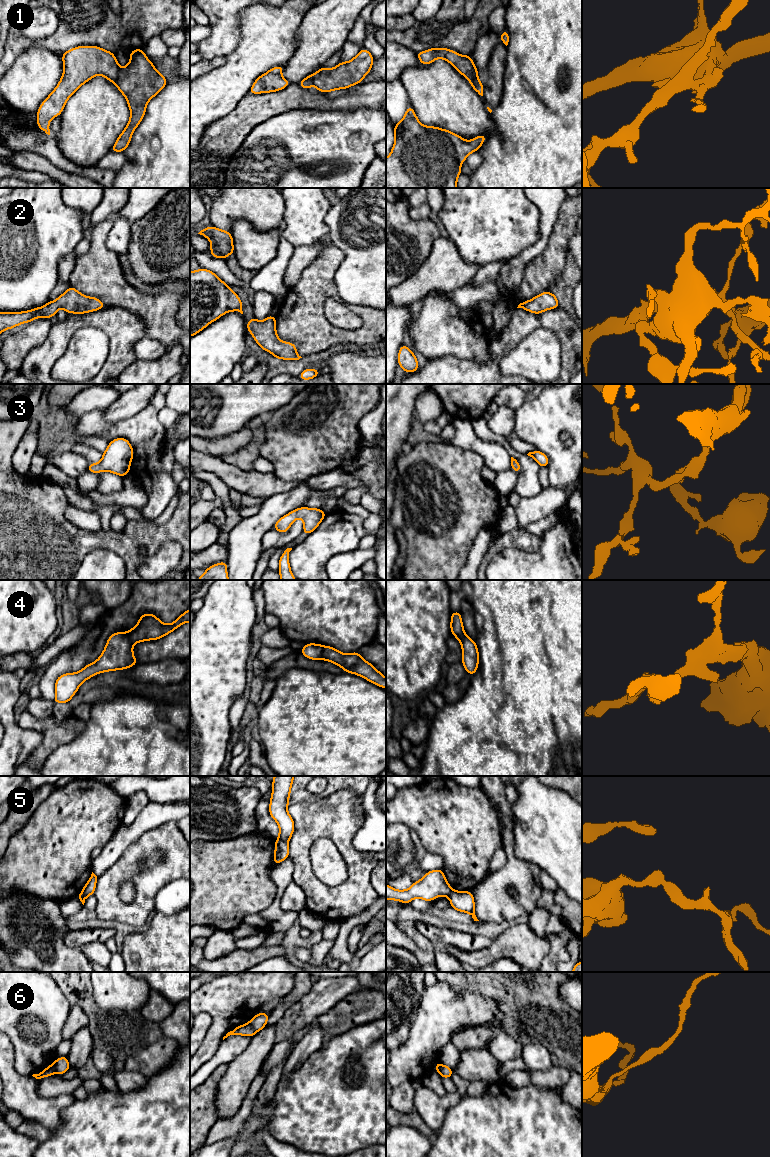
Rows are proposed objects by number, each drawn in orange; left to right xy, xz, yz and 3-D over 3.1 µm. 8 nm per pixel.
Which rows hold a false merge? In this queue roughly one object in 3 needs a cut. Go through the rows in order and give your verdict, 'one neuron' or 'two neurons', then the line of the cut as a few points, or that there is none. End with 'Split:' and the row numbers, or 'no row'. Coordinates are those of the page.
1: one neuron | no cut
2: one neuron | no cut
3: one neuron | no cut
4: two neurons | xz (323, 646), (322, 658)
5: two neurons | xz (278, 838), (287, 842)
6: two neurons | xz (248, 1023), (256, 1031)
Split: 4, 5, 6

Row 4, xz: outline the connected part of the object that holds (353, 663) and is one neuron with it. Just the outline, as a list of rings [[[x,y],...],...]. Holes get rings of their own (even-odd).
[[[323,646],[322,658],[338,665],[347,673],[363,677],[369,682],[386,689],[386,677],[371,663],[365,661],[358,651],[345,654],[331,646]]]

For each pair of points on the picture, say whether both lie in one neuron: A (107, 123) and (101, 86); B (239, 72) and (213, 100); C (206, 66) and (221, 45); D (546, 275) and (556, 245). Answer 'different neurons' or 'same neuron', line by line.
A: same neuron
B: same neuron
C: different neurons
D: same neuron

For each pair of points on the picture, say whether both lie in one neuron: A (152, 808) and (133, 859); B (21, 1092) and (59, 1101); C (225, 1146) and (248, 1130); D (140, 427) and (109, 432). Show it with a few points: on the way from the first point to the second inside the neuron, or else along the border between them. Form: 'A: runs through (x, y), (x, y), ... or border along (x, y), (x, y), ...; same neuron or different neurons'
A: border along (163, 824), (145, 831), (124, 850); different neurons
B: runs through (30, 1101), (32, 1103), (50, 1103); same neuron
C: runs through (231, 1141), (242, 1135); same neuron
D: runs through (132, 429), (117, 430); same neuron

